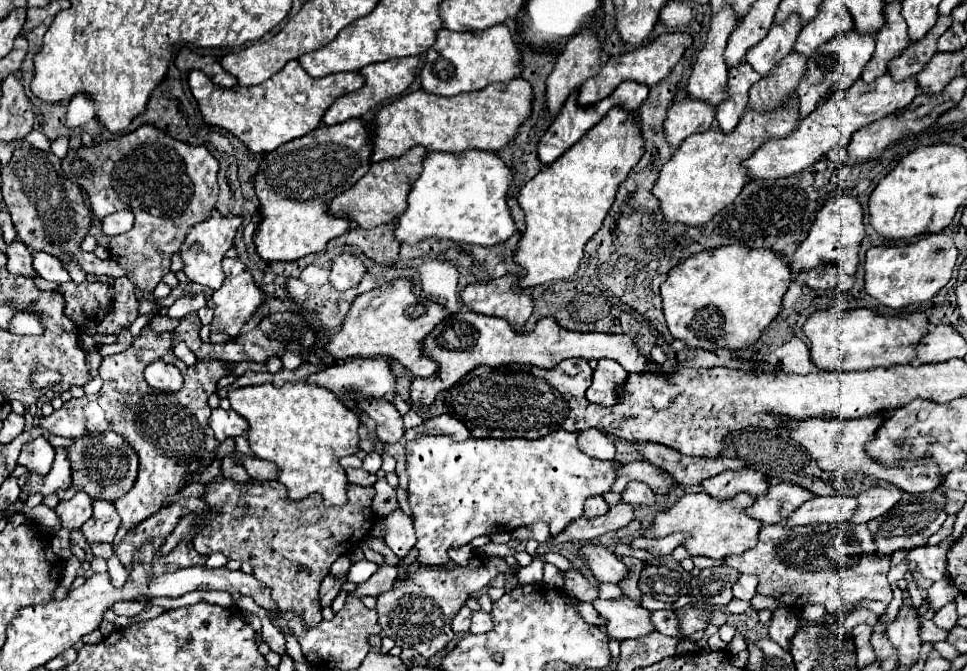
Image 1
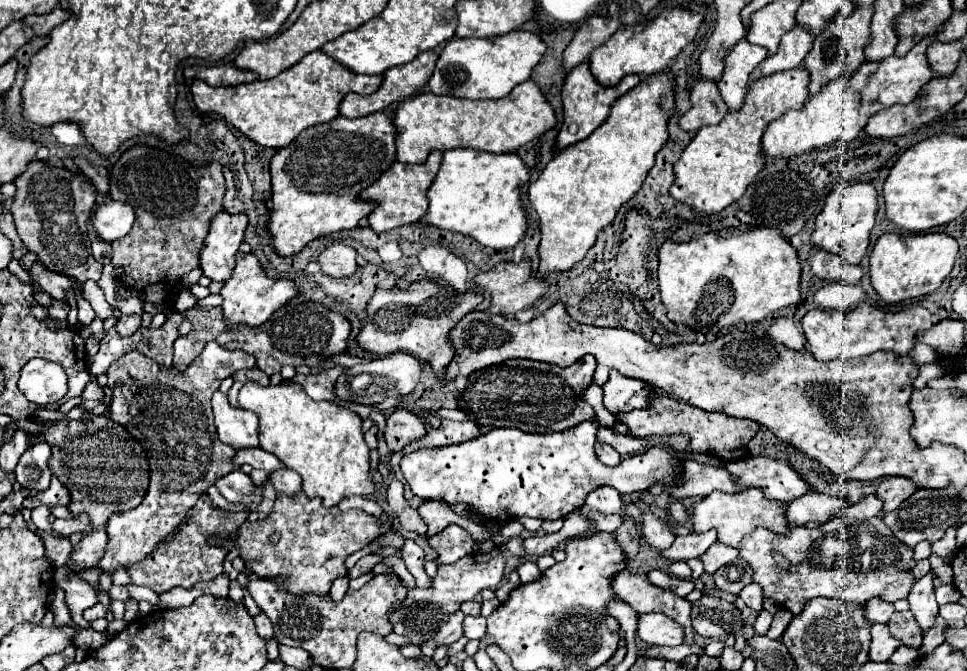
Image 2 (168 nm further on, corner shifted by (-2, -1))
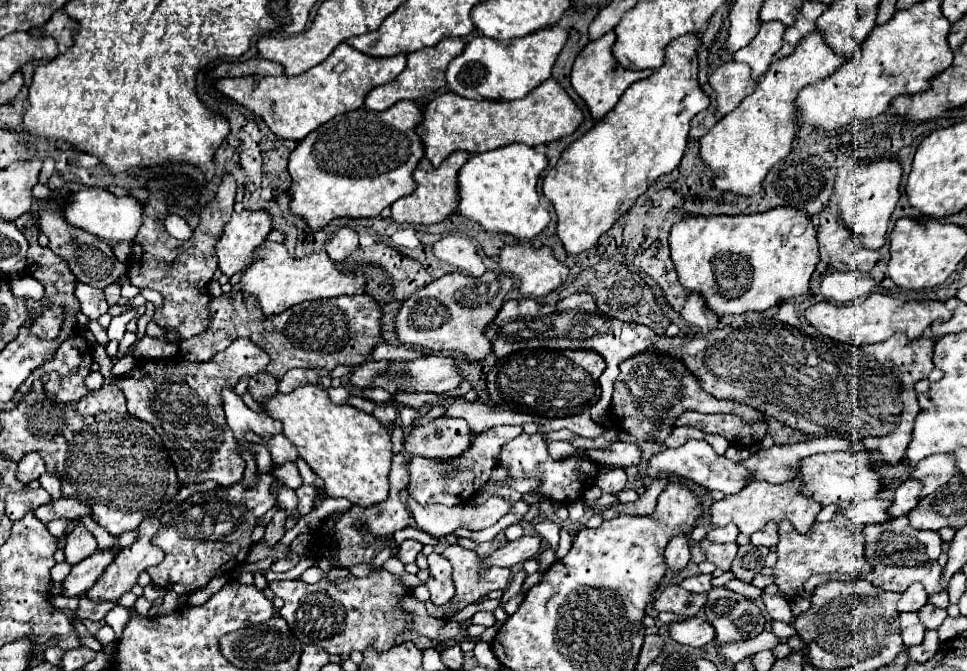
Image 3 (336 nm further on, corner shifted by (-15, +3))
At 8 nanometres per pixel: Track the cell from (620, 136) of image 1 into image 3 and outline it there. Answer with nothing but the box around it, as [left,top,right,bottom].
[542,34,710,254]

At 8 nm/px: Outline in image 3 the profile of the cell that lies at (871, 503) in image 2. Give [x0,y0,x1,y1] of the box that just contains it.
[892,480,920,516]

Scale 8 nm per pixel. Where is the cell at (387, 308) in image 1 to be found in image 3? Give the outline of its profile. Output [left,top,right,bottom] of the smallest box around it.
[396,270,512,360]

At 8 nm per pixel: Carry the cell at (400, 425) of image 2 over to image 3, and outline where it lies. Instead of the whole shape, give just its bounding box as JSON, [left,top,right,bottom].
[404,416,474,460]

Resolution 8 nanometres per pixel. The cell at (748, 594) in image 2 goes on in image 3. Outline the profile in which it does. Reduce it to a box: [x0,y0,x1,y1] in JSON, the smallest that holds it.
[762,594,796,624]

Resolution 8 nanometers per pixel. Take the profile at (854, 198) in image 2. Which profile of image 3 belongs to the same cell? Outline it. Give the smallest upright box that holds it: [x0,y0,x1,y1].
[840,160,902,250]

